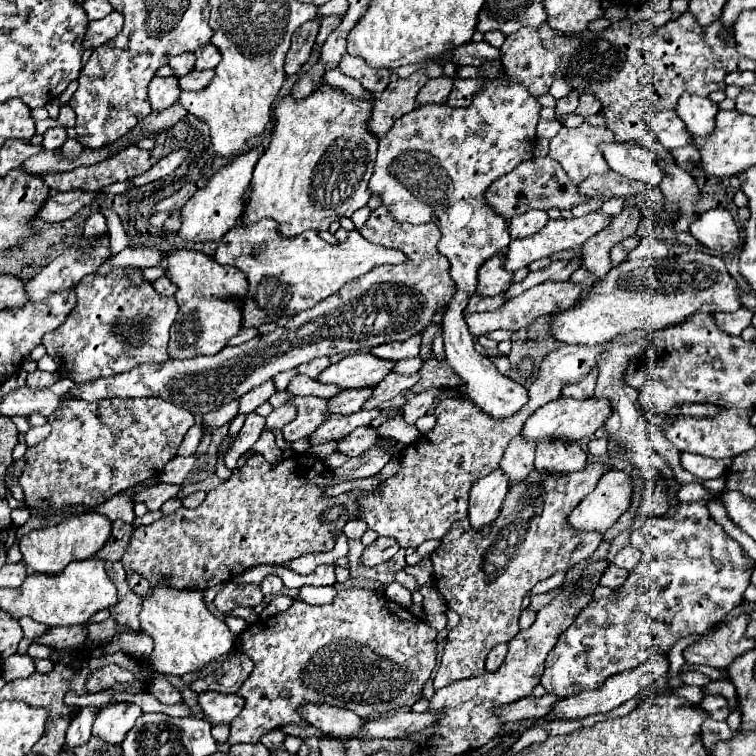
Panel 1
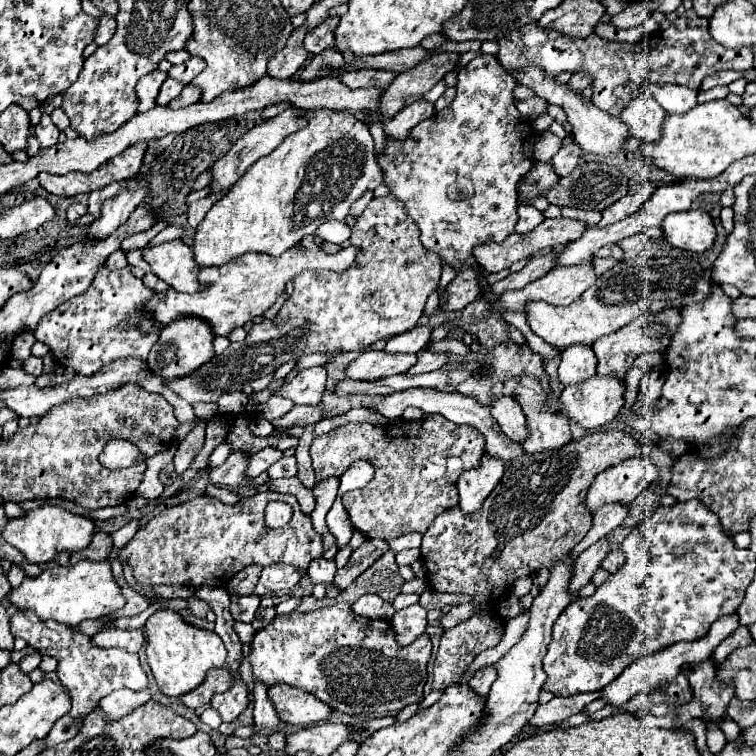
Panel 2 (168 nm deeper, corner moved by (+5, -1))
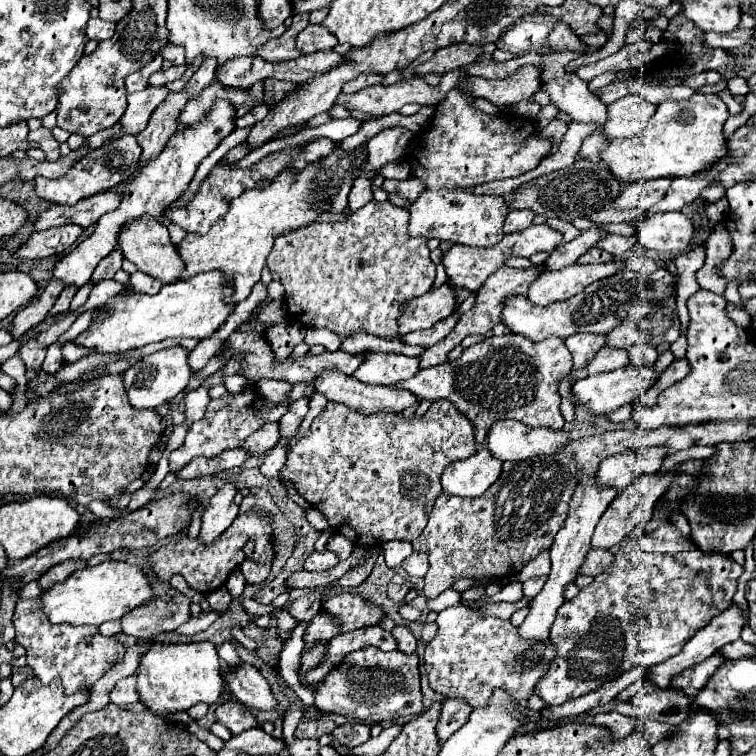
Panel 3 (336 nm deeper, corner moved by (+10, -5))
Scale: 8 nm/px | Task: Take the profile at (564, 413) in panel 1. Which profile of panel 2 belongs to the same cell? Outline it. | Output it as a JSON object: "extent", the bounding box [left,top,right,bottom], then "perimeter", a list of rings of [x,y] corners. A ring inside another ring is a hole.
{"extent":[559,377,625,431],"perimeter":[[[593,377],[581,387],[565,387],[559,397],[559,413],[573,419],[581,429],[595,431],[613,421],[623,407],[625,383],[607,377]]]}

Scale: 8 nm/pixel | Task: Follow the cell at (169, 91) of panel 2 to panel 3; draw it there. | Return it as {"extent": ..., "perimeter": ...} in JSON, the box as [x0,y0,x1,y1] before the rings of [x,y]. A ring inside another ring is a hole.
{"extent":[112,87,168,137],"perimeter":[[[146,87],[144,91],[138,91],[138,93],[128,93],[128,109],[124,111],[124,115],[120,117],[120,133],[118,135],[112,135],[112,137],[120,137],[120,135],[138,135],[152,111],[156,109],[156,105],[160,101],[164,101],[168,97],[168,89],[164,87]]]}

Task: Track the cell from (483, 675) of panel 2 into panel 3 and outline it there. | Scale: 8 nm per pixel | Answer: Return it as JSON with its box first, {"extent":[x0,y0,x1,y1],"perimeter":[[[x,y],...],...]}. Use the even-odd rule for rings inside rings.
{"extent":[436,699,472,747],"perimeter":[[[446,699],[442,703],[442,713],[436,725],[440,747],[450,739],[452,733],[456,733],[468,721],[470,713],[472,713],[472,707],[468,707],[468,703],[460,703],[458,699]]]}

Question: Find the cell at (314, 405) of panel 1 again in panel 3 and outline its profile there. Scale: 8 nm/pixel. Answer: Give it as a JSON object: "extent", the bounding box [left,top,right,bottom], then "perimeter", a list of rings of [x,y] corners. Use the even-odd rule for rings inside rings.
{"extent":[200,483,238,545],"perimeter":[[[226,483],[206,505],[206,511],[202,515],[202,529],[200,529],[200,543],[212,545],[238,517],[238,505],[234,505],[236,487],[232,483]]]}

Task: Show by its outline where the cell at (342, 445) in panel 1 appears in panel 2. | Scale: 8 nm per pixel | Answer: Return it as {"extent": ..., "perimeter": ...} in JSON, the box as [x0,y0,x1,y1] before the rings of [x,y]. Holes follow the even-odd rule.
{"extent":[311,415,483,541],"perimeter":[[[427,415],[423,421],[407,421],[407,423],[395,423],[395,425],[369,425],[369,423],[347,423],[337,429],[333,429],[327,435],[321,435],[313,441],[311,449],[313,469],[317,479],[329,477],[329,475],[343,475],[347,467],[355,459],[369,459],[375,465],[375,477],[371,483],[357,491],[349,491],[343,495],[343,507],[349,513],[349,519],[355,529],[359,529],[365,537],[371,539],[385,539],[393,541],[407,533],[425,533],[429,525],[435,521],[437,515],[445,513],[447,509],[453,509],[459,505],[459,493],[455,489],[457,479],[463,471],[475,469],[481,465],[483,451],[483,435],[471,427],[471,425],[457,425],[453,421],[447,421],[441,415]]]}

